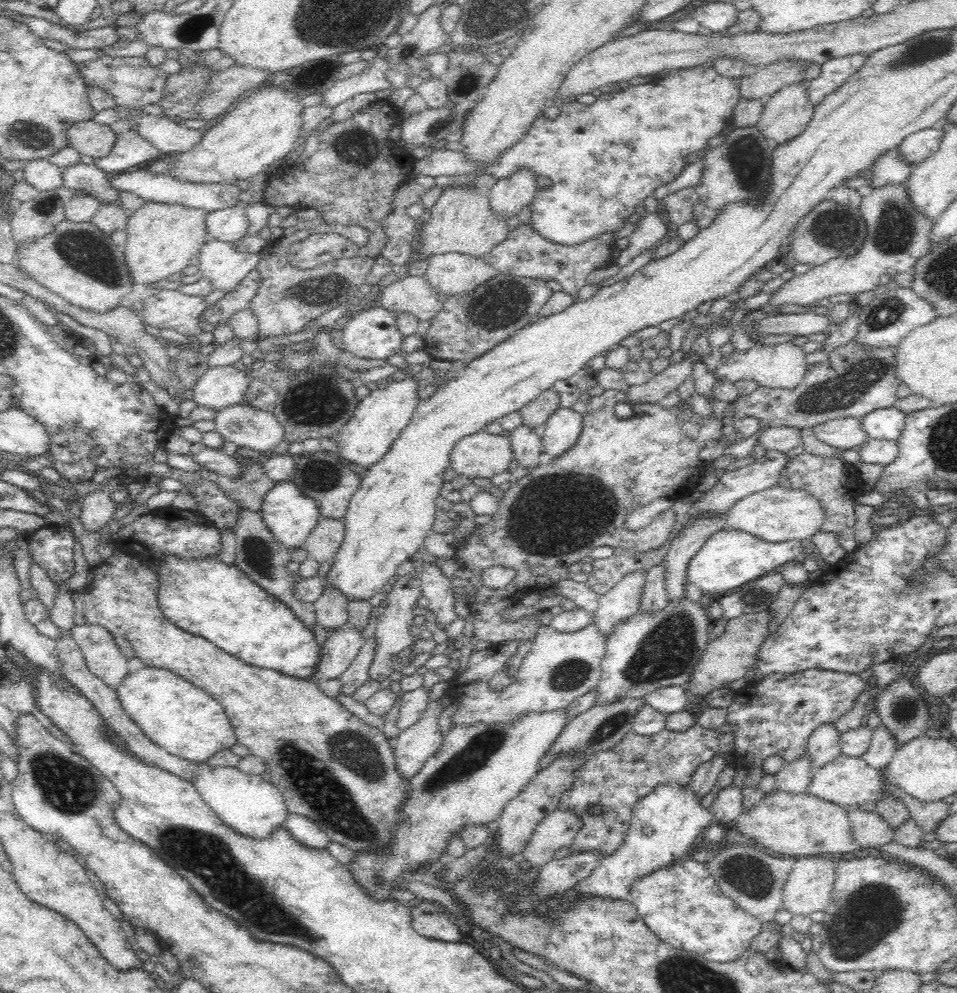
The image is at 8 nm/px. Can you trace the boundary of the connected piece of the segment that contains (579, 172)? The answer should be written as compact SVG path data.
M708 64L690 67L687 69L674 69L662 76L656 78L655 81L650 84L640 84L640 86L629 86L628 88L617 91L614 94L603 94L596 99L591 105L579 103L576 101L570 101L559 105L560 116L556 120L548 120L548 118L542 115L534 126L530 128L530 132L524 136L515 147L507 150L495 165L487 168L487 174L494 176L496 180L502 180L510 178L513 174L516 174L519 170L528 169L534 179L538 176L548 178L552 184L547 188L541 187L537 184L535 196L529 207L530 225L536 233L548 239L550 243L554 243L560 246L575 247L585 243L586 241L595 241L604 235L612 235L618 232L620 228L629 226L632 215L636 215L636 208L640 206L644 207L644 200L650 198L661 187L666 186L669 182L675 181L688 166L688 156L690 154L697 154L697 156L703 155L708 152L710 147L710 140L712 138L721 135L726 129L734 130L732 120L734 120L734 112L736 112L736 106L738 102L743 98L740 90L741 78L726 78L720 76L712 67L708 67Z

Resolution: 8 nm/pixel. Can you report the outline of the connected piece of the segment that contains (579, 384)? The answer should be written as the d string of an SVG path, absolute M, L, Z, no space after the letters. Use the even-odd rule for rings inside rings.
M587 363L574 376L555 382L553 389L558 391L558 394L561 394L560 406L562 408L570 408L580 401L580 398L588 390L598 385L600 385L600 377L596 377L596 371Z

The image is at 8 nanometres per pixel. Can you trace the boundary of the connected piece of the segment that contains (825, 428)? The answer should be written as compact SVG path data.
M855 418L834 419L811 428L819 442L839 451L857 450L867 440L862 423Z

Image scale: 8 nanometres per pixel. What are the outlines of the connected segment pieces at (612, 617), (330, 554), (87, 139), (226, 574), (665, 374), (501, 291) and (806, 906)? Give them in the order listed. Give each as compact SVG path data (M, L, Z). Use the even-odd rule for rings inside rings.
M636 571L627 574L609 594L601 596L598 609L591 618L596 631L605 641L620 623L625 623L638 614L644 582L645 576Z
M328 517L320 518L318 526L308 536L303 548L309 559L318 564L324 564L332 560L345 538L345 527L343 522L329 520Z
M94 120L78 122L67 133L68 146L94 159L108 156L116 140L111 126L102 126Z
M164 554L156 573L159 610L182 630L207 638L212 644L239 658L242 662L277 670L288 676L304 679L312 676L321 652L314 633L302 624L290 608L268 594L234 562L226 564L216 554L206 554L202 558L180 558L175 554Z
M696 354L683 358L681 362L670 365L661 373L654 375L646 384L630 387L625 393L628 404L656 404L663 400L671 392L676 391L684 380L690 380L692 374L692 362L698 361Z
M499 274L479 286L470 296L450 297L442 310L430 321L422 347L432 359L464 362L468 366L474 359L486 354L518 329L528 326L528 320L554 294L542 279L514 278Z
M817 857L796 859L782 893L782 908L792 917L823 912L829 905L836 863Z

